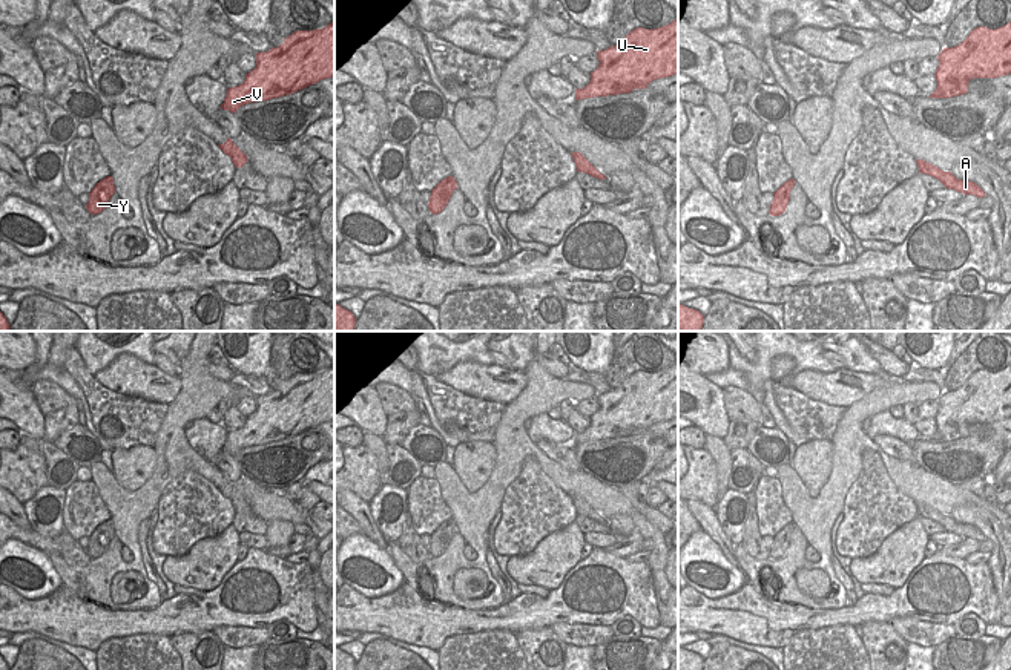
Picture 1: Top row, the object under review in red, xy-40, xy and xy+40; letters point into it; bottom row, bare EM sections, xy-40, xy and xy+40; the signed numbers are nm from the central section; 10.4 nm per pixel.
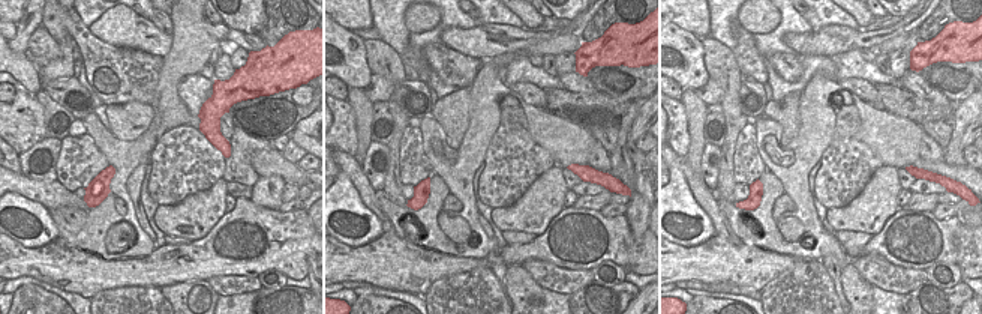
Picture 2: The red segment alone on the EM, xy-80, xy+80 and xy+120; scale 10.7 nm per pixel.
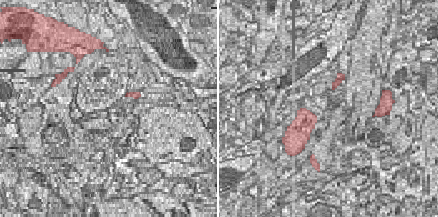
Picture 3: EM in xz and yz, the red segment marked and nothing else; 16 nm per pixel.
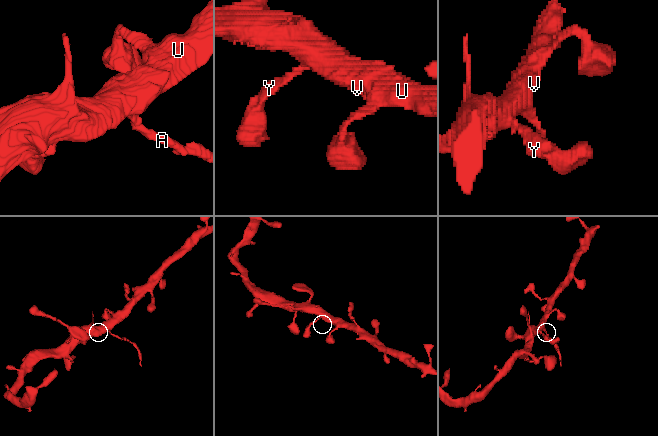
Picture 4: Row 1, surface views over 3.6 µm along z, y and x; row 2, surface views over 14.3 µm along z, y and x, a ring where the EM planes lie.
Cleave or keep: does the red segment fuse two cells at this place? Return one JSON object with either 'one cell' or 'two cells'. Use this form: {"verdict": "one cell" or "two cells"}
{"verdict": "two cells"}

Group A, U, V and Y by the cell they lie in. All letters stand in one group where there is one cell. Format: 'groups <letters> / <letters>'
groups A / U V Y

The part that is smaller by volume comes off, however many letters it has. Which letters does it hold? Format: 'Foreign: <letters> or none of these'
Foreign: A

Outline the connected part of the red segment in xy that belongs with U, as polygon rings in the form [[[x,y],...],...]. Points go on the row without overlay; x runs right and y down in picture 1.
[[[678,360],[661,371],[631,374],[618,388],[597,394],[598,411],[591,425],[575,432],[575,445],[629,437],[678,417]]]

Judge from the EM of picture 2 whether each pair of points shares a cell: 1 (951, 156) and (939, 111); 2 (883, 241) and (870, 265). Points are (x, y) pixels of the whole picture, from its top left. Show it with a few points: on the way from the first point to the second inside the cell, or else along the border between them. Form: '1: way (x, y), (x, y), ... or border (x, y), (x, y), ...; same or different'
1: border (960, 102), (952, 126); different
2: border (861, 254), (880, 254), (907, 269); different

